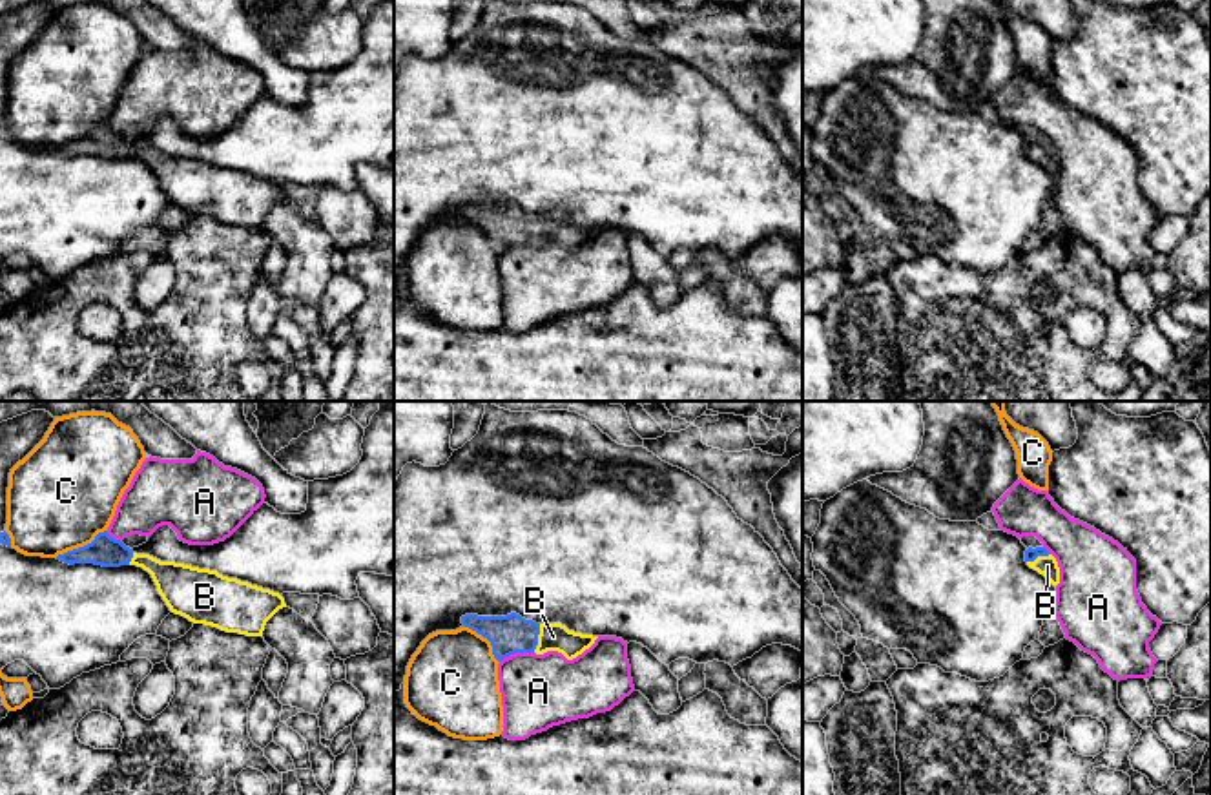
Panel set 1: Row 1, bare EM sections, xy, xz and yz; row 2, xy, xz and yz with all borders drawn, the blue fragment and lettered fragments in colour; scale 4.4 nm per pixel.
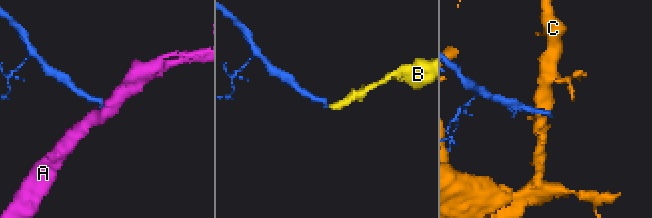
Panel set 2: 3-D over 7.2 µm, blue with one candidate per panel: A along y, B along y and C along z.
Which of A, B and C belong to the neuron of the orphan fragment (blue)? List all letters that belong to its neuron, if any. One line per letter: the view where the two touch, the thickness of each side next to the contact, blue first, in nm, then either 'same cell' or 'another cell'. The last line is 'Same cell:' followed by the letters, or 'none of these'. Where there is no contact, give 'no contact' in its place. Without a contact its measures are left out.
A: contact in xz; calibres 170 and 320 nm; another cell
B: contact in xz; calibres 170 and 130 nm; same cell
C: contact in xy; calibres 140 and 460 nm; another cell
Same cell: B

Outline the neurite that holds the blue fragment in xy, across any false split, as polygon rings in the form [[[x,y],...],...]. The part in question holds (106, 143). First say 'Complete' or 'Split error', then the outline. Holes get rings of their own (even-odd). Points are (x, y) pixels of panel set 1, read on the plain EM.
Split error. [[[108,122],[98,124],[84,139],[58,146],[57,151],[69,157],[142,159],[151,166],[171,204],[226,224],[263,228],[266,213],[286,199],[279,184],[223,168],[217,162],[137,146],[120,131],[111,129]]]

